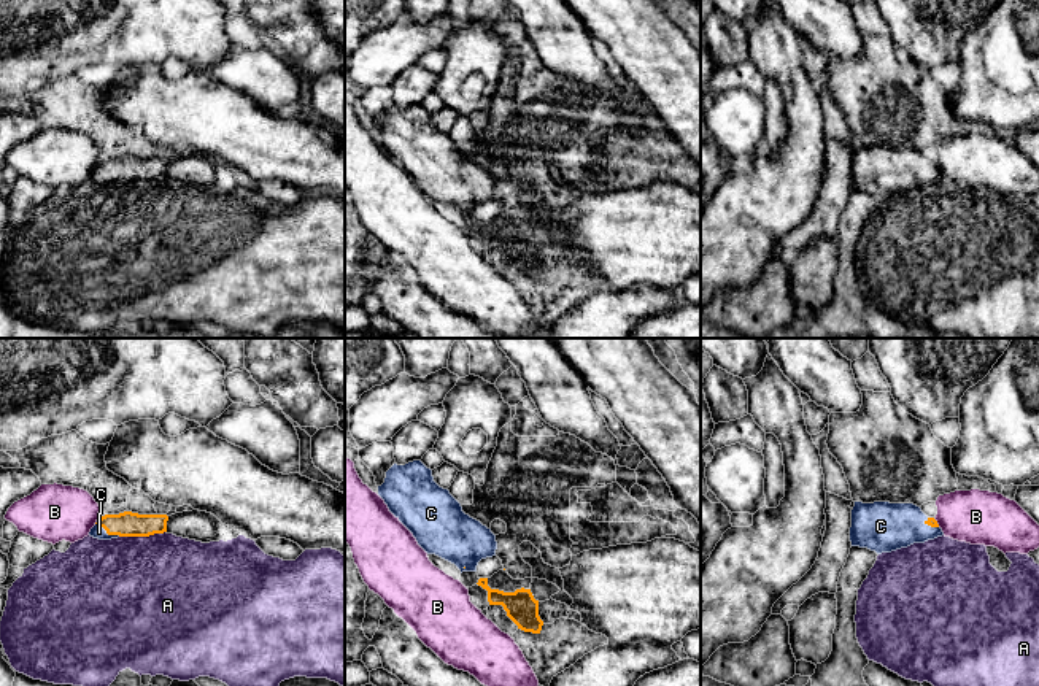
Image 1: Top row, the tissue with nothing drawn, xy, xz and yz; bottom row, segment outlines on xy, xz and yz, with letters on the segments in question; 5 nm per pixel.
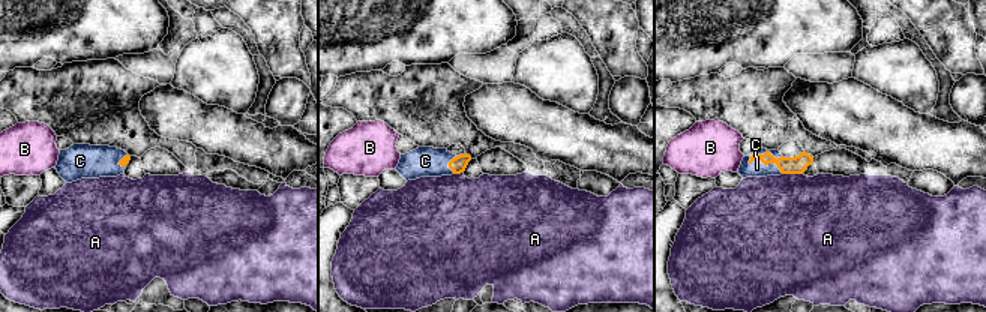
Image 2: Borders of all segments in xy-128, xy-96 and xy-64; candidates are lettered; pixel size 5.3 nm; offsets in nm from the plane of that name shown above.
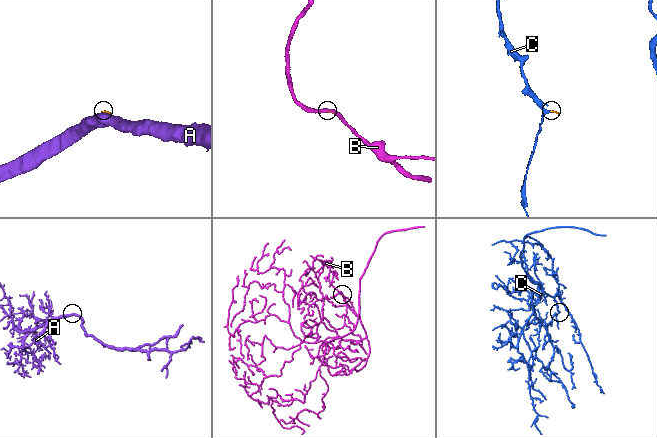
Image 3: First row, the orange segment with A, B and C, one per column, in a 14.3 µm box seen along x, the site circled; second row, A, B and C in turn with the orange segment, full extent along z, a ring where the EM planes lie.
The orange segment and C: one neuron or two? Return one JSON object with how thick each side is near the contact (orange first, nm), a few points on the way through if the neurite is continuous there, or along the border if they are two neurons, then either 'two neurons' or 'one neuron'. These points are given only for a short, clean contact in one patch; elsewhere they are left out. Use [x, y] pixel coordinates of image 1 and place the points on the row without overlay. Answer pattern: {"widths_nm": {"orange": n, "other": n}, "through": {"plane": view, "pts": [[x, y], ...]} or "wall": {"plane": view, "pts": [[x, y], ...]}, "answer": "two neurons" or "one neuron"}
{"widths_nm": {"orange": 130, "other": 70}, "through": {"plane": "xy", "pts": [[124, 169], [118, 169], [108, 178], [99, 177]]}, "answer": "one neuron"}

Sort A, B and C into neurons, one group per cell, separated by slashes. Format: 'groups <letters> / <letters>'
groups A / B / C

